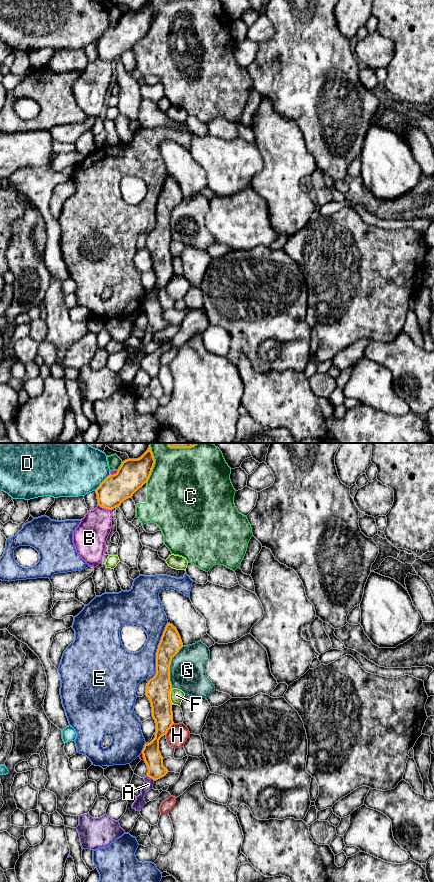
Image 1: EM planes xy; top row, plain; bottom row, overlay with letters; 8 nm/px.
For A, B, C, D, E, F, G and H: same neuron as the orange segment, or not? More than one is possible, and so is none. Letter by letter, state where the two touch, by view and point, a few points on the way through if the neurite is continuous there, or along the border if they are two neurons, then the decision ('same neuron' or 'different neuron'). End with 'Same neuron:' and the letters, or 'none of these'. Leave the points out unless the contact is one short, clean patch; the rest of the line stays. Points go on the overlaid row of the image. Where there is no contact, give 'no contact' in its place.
A: xy (151, 777) | across xy (151, 754), (151, 777), (148, 784) | same neuron
B: xy (105, 508) | different neuron
C: xy (154, 463) | different neuron
D: xy (102, 482) | different neuron
E: xy (156, 652) | different neuron
F: xy (169, 696) | different neuron
G: xy (169, 667) | different neuron
H: xy (169, 728) | different neuron
Same neuron: A

